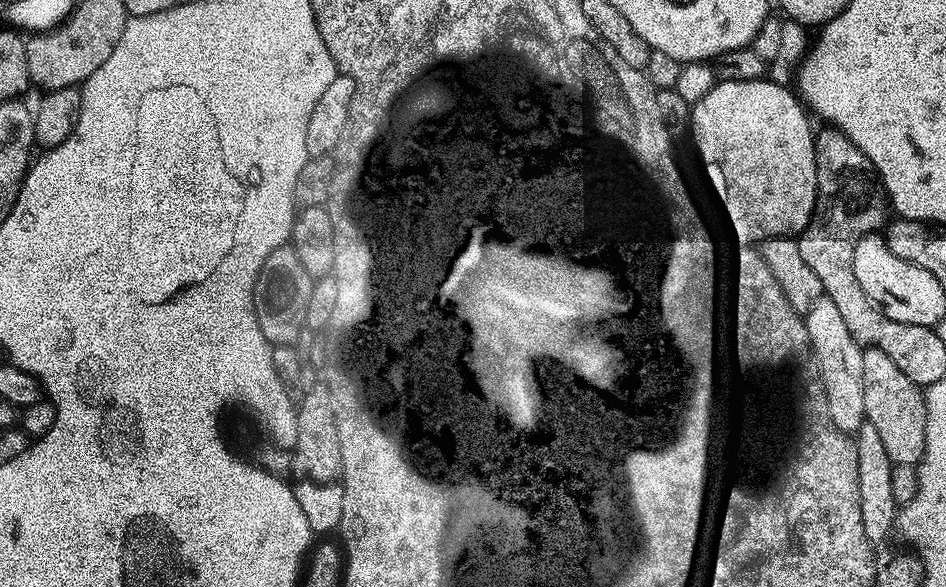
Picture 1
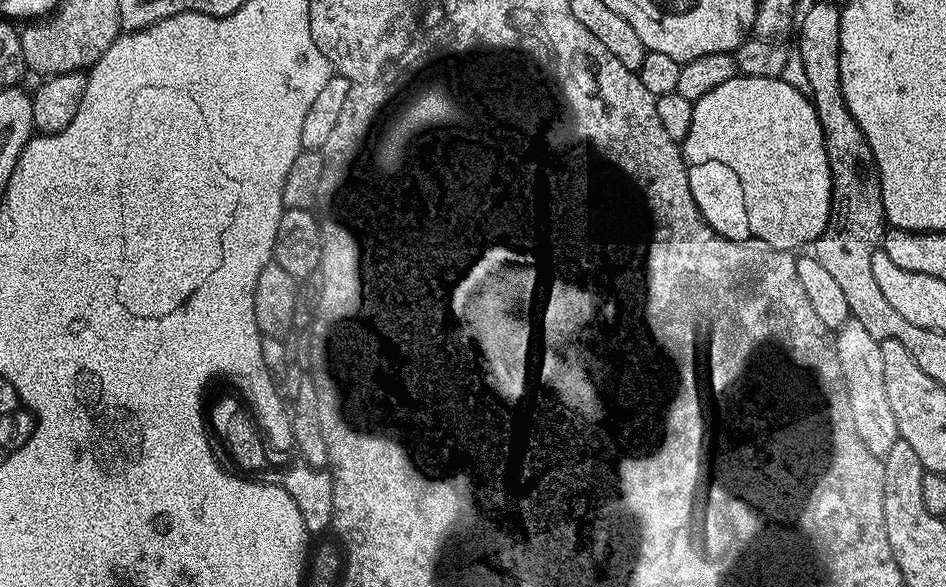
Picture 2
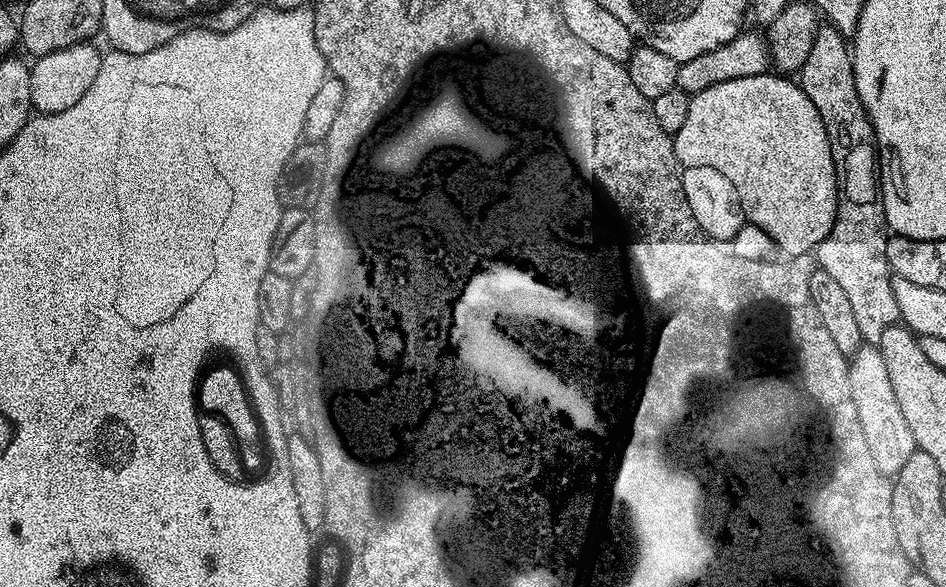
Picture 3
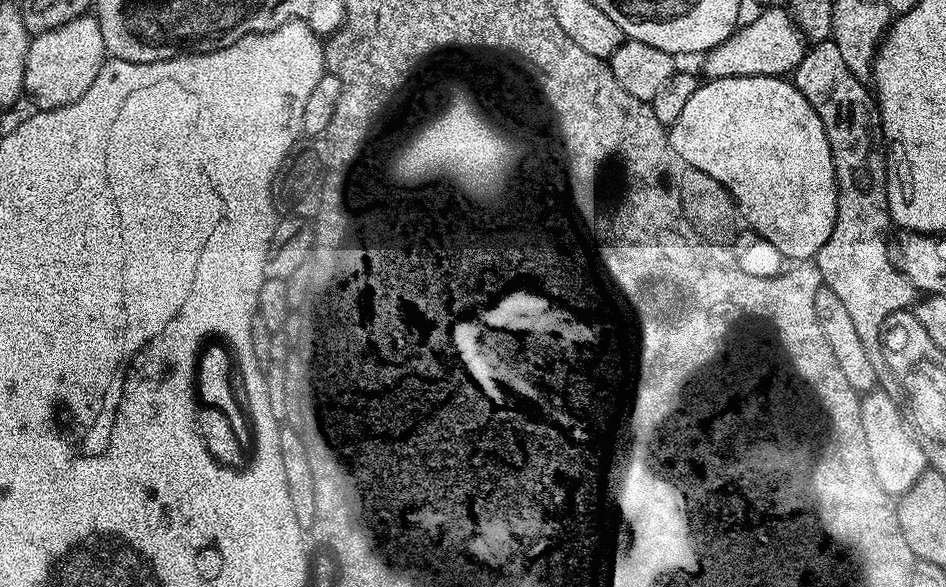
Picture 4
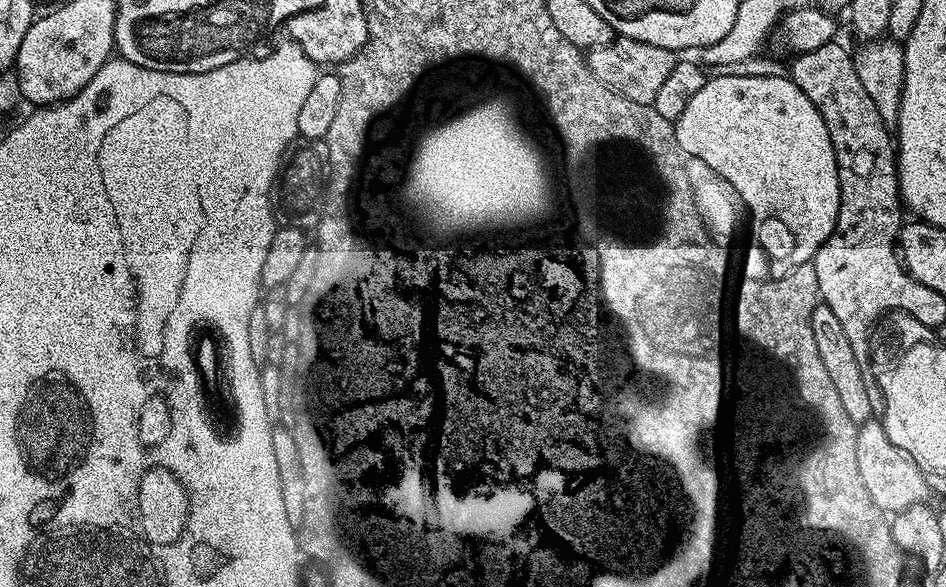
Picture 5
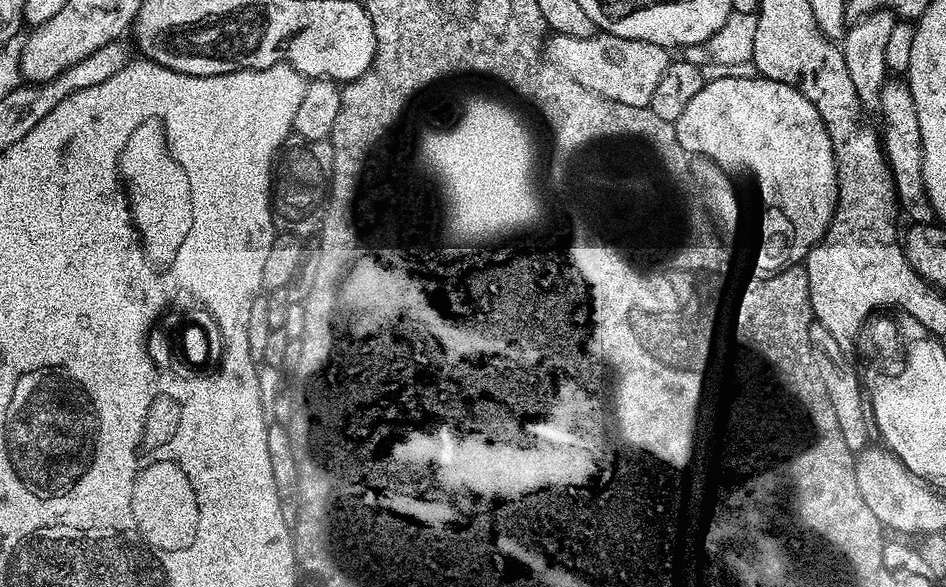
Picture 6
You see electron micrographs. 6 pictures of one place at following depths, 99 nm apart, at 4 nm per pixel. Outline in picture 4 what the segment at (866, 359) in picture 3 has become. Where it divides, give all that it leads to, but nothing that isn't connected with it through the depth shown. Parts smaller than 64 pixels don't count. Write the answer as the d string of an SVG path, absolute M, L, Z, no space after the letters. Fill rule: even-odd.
M873 390L860 400L862 431L866 436L872 474L882 486L885 494L899 498L914 486L914 482L926 469L922 446L913 435L905 413L880 390ZM901 410L901 413L900 413Z

